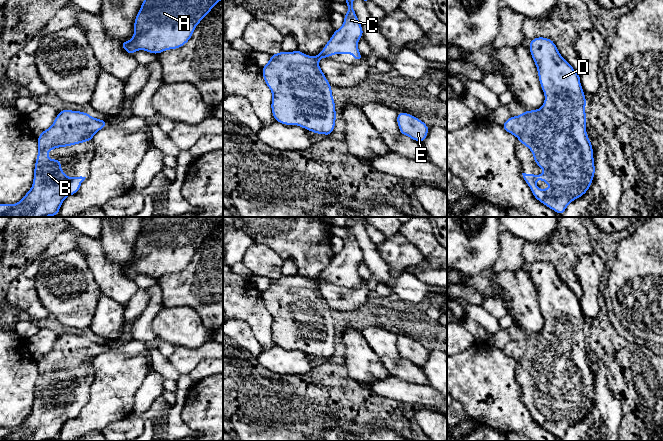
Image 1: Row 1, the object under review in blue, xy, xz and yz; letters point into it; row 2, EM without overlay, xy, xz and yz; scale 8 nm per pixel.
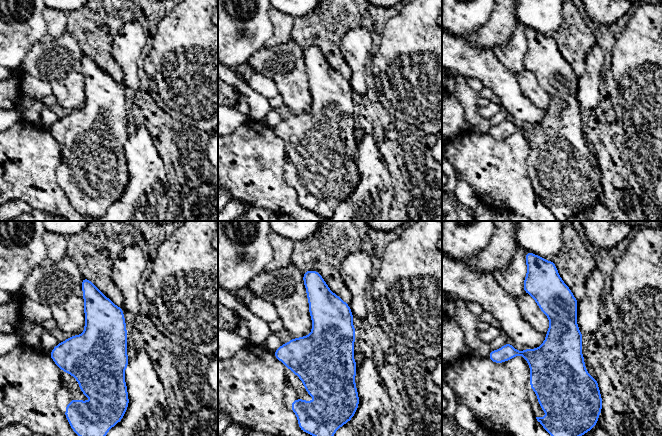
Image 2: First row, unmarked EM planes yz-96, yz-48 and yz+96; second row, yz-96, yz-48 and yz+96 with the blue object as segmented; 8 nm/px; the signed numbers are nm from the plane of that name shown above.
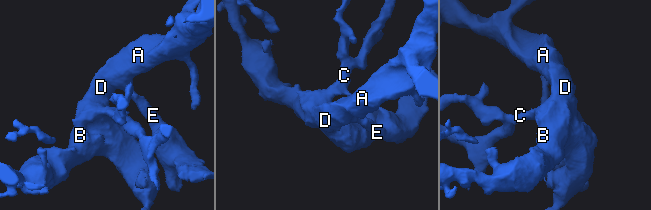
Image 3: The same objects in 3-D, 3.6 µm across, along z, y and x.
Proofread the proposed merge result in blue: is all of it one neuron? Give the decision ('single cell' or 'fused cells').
single cell

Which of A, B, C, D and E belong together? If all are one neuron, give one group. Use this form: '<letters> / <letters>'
A B C D E

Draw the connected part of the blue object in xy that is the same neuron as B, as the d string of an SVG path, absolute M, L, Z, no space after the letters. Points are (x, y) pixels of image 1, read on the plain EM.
M64 333L58 336L53 348L40 357L37 363L38 380L34 391L31 413L16 428L1 428L0 441L47 441L57 440L66 421L76 418L86 401L68 401L61 394L61 385L49 383L48 376L55 372L68 371L92 365L99 354L107 351L107 344L96 343L86 336Z

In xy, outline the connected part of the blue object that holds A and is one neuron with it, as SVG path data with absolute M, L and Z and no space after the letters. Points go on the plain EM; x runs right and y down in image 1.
M153 217L144 221L134 245L134 259L121 270L131 279L137 274L160 278L178 273L222 223L223 217Z

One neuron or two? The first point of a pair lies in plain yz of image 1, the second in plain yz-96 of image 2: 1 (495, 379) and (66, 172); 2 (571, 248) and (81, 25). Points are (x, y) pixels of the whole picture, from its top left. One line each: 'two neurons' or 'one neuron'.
1: two neurons
2: one neuron

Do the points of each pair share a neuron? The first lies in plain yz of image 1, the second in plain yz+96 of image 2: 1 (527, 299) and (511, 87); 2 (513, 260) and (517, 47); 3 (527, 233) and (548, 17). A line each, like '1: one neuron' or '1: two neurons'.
1: two neurons
2: one neuron
3: one neuron

